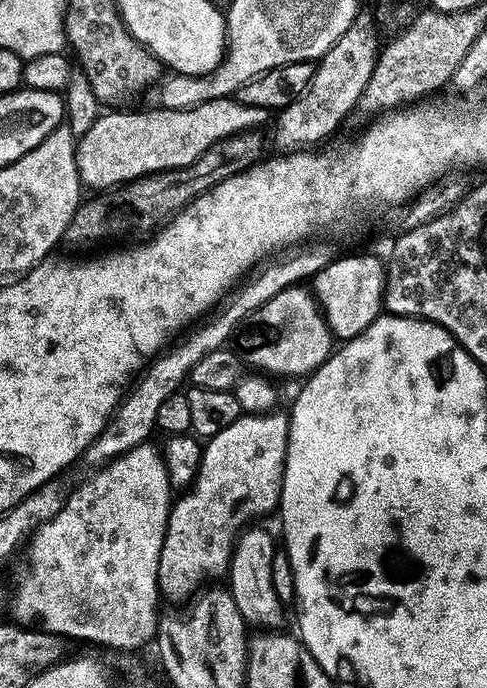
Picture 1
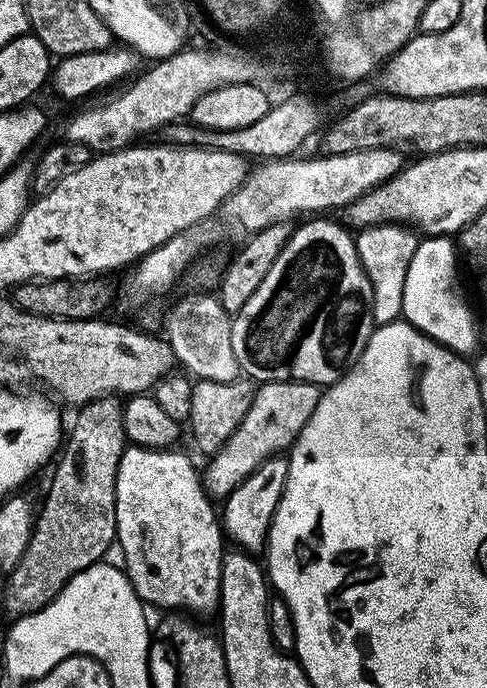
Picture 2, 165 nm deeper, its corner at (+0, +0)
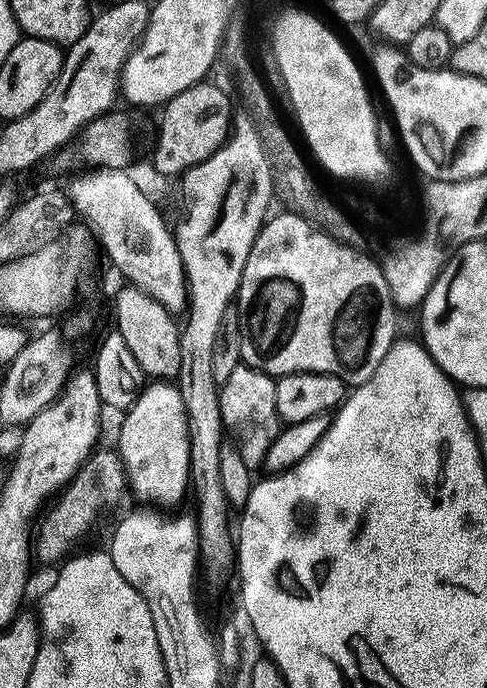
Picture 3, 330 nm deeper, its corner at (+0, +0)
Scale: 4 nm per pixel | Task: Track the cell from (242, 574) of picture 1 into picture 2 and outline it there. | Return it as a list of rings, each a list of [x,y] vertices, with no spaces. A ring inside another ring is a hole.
[[[273,458],[267,460],[261,468],[254,470],[241,482],[239,488],[227,497],[228,509],[222,512],[222,527],[227,539],[232,540],[239,551],[249,554],[263,553],[268,547],[268,535],[276,517],[278,506],[284,497],[288,481],[288,460]]]

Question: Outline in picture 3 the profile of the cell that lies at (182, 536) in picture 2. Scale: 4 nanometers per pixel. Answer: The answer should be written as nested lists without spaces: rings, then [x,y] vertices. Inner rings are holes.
[[[172,382],[149,383],[140,393],[138,402],[134,402],[134,406],[128,409],[123,420],[118,453],[124,464],[127,487],[131,495],[136,495],[144,503],[141,505],[151,506],[156,510],[175,509],[172,507],[182,503],[187,492],[189,495],[192,483],[192,435],[188,425],[186,402],[182,398],[179,387]]]

